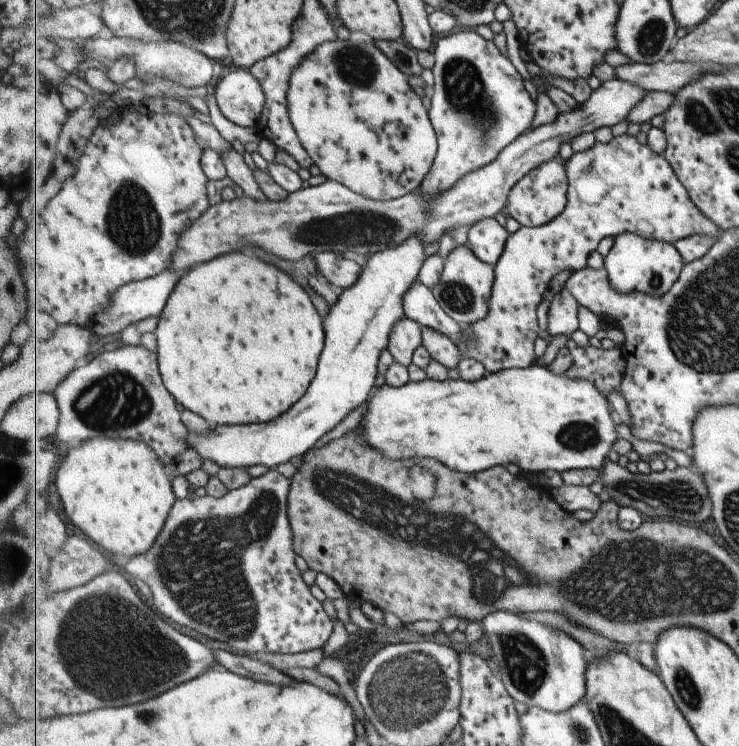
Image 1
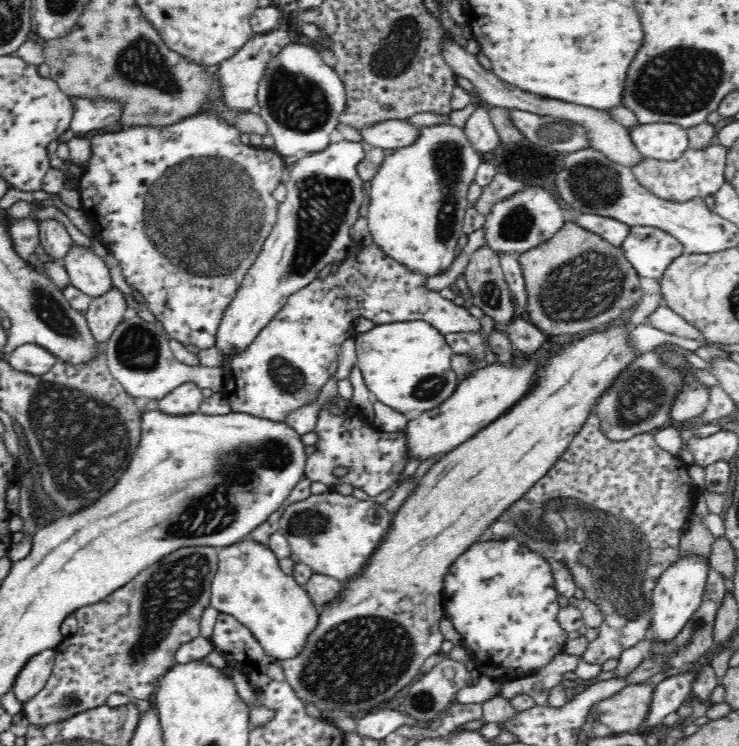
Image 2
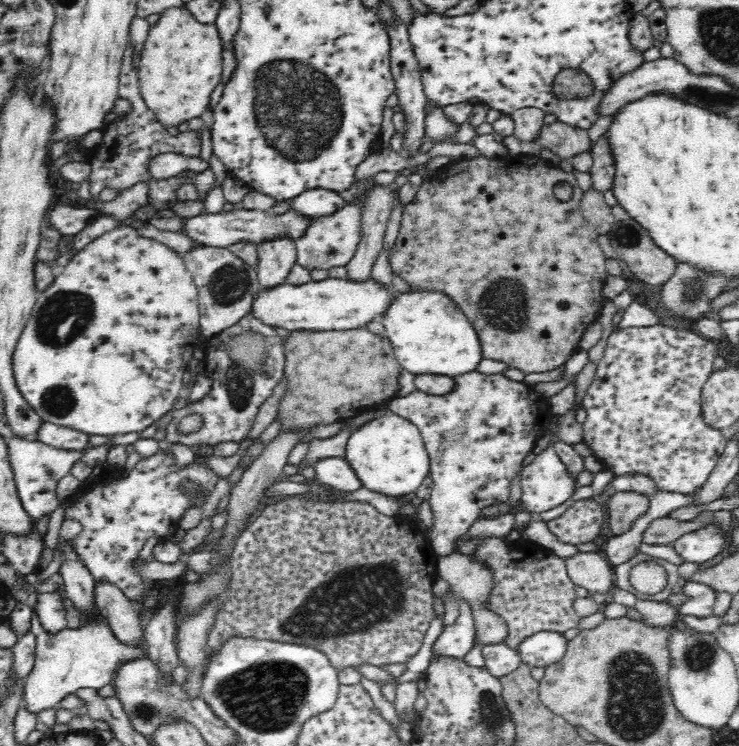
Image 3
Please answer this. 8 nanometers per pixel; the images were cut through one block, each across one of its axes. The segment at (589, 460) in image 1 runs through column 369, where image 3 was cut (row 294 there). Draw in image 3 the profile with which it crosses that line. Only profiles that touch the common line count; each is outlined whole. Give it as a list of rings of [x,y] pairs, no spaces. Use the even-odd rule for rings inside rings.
[[[418,290],[398,292],[387,312],[380,322],[384,325],[396,361],[415,378],[424,374],[460,377],[476,371],[484,359],[475,328],[456,302],[445,294]]]

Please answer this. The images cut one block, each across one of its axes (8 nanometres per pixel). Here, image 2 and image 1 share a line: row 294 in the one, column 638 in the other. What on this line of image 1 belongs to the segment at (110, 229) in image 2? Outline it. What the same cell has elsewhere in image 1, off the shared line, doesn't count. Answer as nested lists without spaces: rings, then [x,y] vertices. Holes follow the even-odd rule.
[[[623,134],[619,137],[612,138],[608,143],[601,144],[601,142],[596,142],[596,145],[587,149],[586,151],[581,151],[580,153],[573,154],[568,160],[565,166],[568,171],[567,175],[567,206],[565,210],[557,216],[555,220],[548,222],[546,225],[540,227],[520,227],[514,233],[510,234],[506,244],[506,252],[501,255],[499,262],[495,265],[496,267],[496,282],[492,290],[492,298],[489,303],[488,315],[481,320],[478,320],[472,325],[465,326],[463,331],[464,339],[455,342],[455,344],[460,348],[463,357],[469,357],[470,359],[478,360],[485,365],[485,368],[490,373],[496,373],[499,371],[504,371],[505,369],[526,369],[532,367],[537,363],[537,358],[535,357],[535,340],[539,338],[539,318],[537,318],[537,308],[539,304],[543,302],[543,294],[547,292],[550,287],[551,280],[563,272],[563,270],[572,270],[572,273],[587,266],[587,258],[593,250],[599,248],[599,242],[605,237],[615,237],[623,235],[627,232],[637,233],[638,235],[649,237],[650,239],[657,239],[660,241],[670,242],[675,244],[678,240],[684,239],[685,237],[690,237],[696,234],[711,235],[717,238],[721,237],[723,231],[720,227],[716,225],[705,213],[697,208],[697,205],[693,202],[692,197],[689,196],[688,188],[679,180],[675,169],[672,164],[667,160],[667,157],[662,154],[657,154],[649,148],[646,144],[643,145],[634,136],[627,136]]]

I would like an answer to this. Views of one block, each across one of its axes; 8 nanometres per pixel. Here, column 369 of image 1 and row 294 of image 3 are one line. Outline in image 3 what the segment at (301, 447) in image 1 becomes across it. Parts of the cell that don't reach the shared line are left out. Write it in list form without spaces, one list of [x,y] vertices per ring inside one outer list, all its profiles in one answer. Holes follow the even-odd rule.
[[[329,277],[318,282],[309,280],[301,285],[291,285],[286,283],[274,288],[261,289],[255,296],[251,314],[262,323],[270,327],[281,327],[286,331],[346,331],[360,329],[371,321],[380,320],[391,307],[391,302],[398,294],[396,289],[386,286],[383,282],[378,282],[375,278],[364,278],[364,280],[351,280],[350,278]]]

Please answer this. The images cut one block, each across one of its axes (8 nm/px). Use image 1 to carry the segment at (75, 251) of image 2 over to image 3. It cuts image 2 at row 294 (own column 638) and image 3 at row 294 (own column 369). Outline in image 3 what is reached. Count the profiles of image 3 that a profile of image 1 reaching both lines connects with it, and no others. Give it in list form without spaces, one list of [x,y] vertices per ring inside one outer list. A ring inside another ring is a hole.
[[[202,245],[183,254],[186,270],[198,289],[199,326],[206,337],[216,336],[251,313],[255,296],[259,292],[257,272],[254,266],[236,257],[224,247]]]

